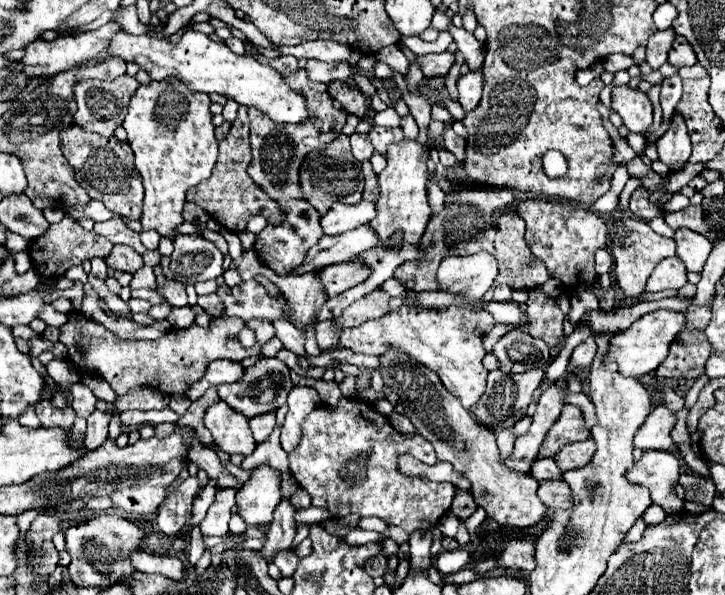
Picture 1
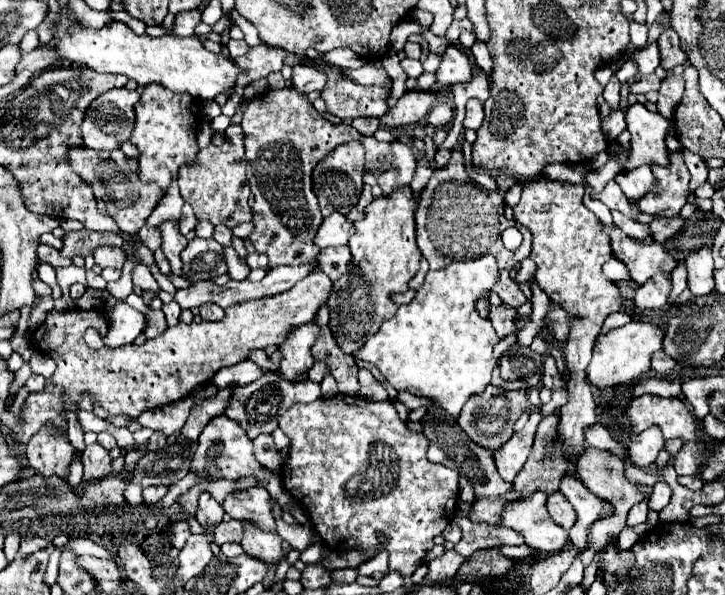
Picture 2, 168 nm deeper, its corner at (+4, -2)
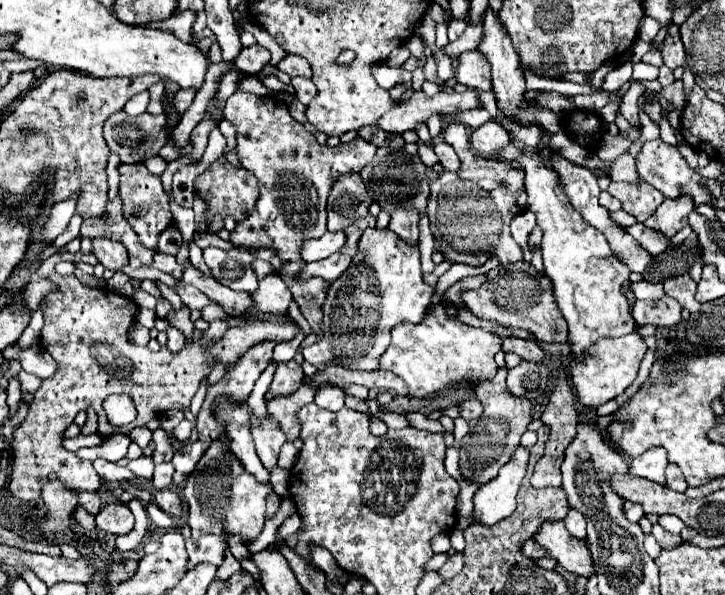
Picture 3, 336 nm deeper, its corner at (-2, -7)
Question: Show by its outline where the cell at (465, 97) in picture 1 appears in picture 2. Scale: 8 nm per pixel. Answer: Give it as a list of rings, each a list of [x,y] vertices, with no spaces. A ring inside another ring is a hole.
[[[471,98],[471,100],[467,102],[467,116],[465,116],[465,120],[463,120],[463,126],[465,126],[465,128],[471,128],[471,130],[479,130],[481,124],[483,124],[483,118],[485,118],[485,114],[483,114],[483,104],[481,104],[479,100]]]

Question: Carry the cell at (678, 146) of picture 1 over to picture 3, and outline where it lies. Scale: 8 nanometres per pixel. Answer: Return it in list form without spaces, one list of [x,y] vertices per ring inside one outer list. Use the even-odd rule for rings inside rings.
[[[683,195],[679,199],[665,199],[657,207],[657,211],[645,221],[645,225],[659,229],[667,237],[673,237],[679,229],[683,229],[687,225],[687,215],[693,209],[695,209],[695,203],[691,203],[691,199],[687,199],[687,195]]]

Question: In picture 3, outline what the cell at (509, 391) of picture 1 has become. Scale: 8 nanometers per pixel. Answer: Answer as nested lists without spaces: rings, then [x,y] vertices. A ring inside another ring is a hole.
[[[497,375],[493,381],[487,381],[485,385],[477,387],[477,399],[483,405],[483,415],[479,419],[469,421],[469,433],[461,441],[461,473],[479,485],[493,479],[499,473],[499,469],[511,459],[513,451],[519,447],[521,435],[532,421],[531,400],[517,399],[505,389],[497,391],[497,387]]]

